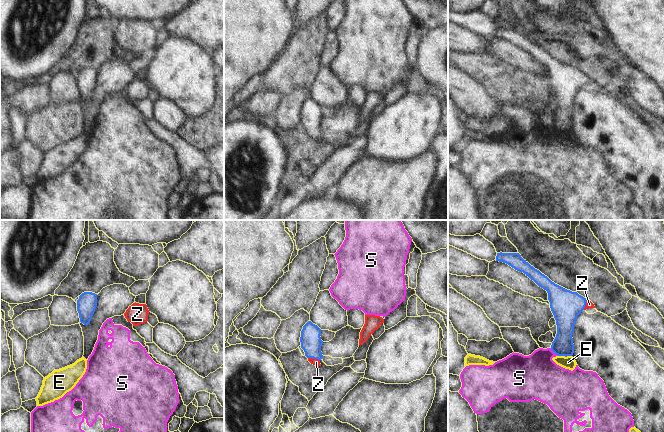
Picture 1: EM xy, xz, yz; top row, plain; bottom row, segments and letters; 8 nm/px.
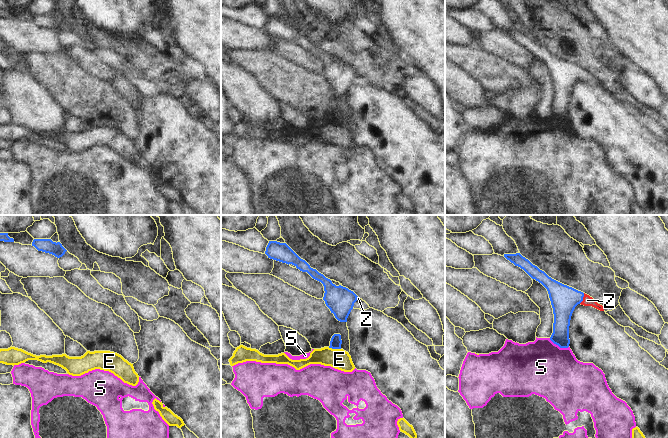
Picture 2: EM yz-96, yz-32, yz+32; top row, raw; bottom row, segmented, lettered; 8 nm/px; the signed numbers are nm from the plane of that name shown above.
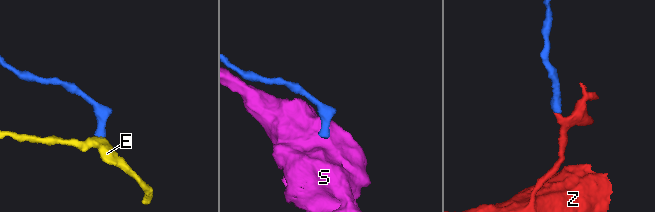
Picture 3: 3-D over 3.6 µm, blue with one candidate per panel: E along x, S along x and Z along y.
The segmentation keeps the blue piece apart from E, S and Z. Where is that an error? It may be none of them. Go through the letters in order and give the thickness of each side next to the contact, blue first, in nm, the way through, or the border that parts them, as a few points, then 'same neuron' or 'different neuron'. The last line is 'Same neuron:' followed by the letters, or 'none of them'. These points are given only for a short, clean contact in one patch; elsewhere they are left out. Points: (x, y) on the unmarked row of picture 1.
E: 160/100 nm | along yz (558, 131), (571, 132) | different neuron
S: 160/360 nm | along yz (550, 124), (558, 131) | different neuron
Z: 170/60 nm | across xz (310, 115), (314, 134), (316, 138) | same neuron
Same neuron: Z

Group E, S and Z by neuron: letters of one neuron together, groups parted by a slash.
E / S / Z

